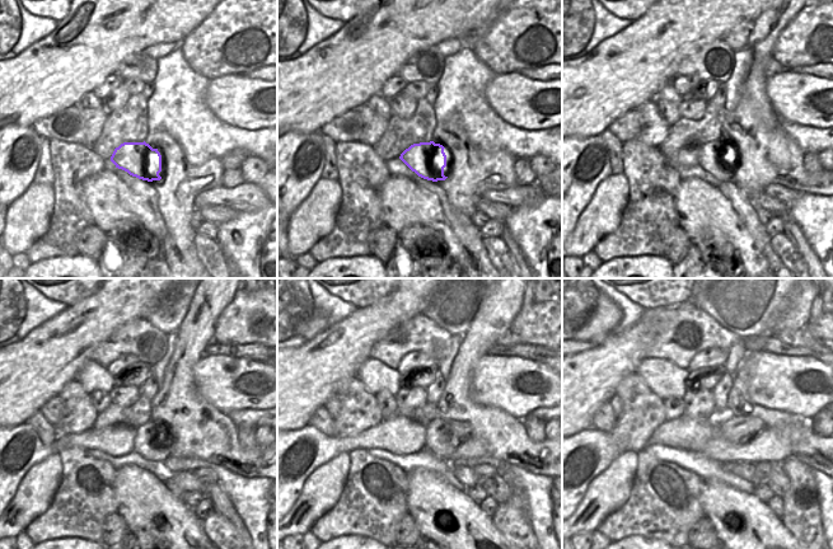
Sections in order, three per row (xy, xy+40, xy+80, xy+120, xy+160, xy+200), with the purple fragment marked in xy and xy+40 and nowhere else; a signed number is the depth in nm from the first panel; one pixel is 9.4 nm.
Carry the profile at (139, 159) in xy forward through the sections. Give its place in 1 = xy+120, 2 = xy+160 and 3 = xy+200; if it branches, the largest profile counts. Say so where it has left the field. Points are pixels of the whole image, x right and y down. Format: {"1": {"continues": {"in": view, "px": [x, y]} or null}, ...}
{"1": {"continues": {"in": "xy+120", "px": [146, 439]}}, "2": {"continues": {"in": "xy+160", "px": [436, 430]}}, "3": {"continues": {"in": "xy+200", "px": [736, 428]}}}

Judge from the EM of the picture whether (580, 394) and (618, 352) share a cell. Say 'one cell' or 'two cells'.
one cell

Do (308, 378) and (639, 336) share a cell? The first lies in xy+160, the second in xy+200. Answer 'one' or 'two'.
one

